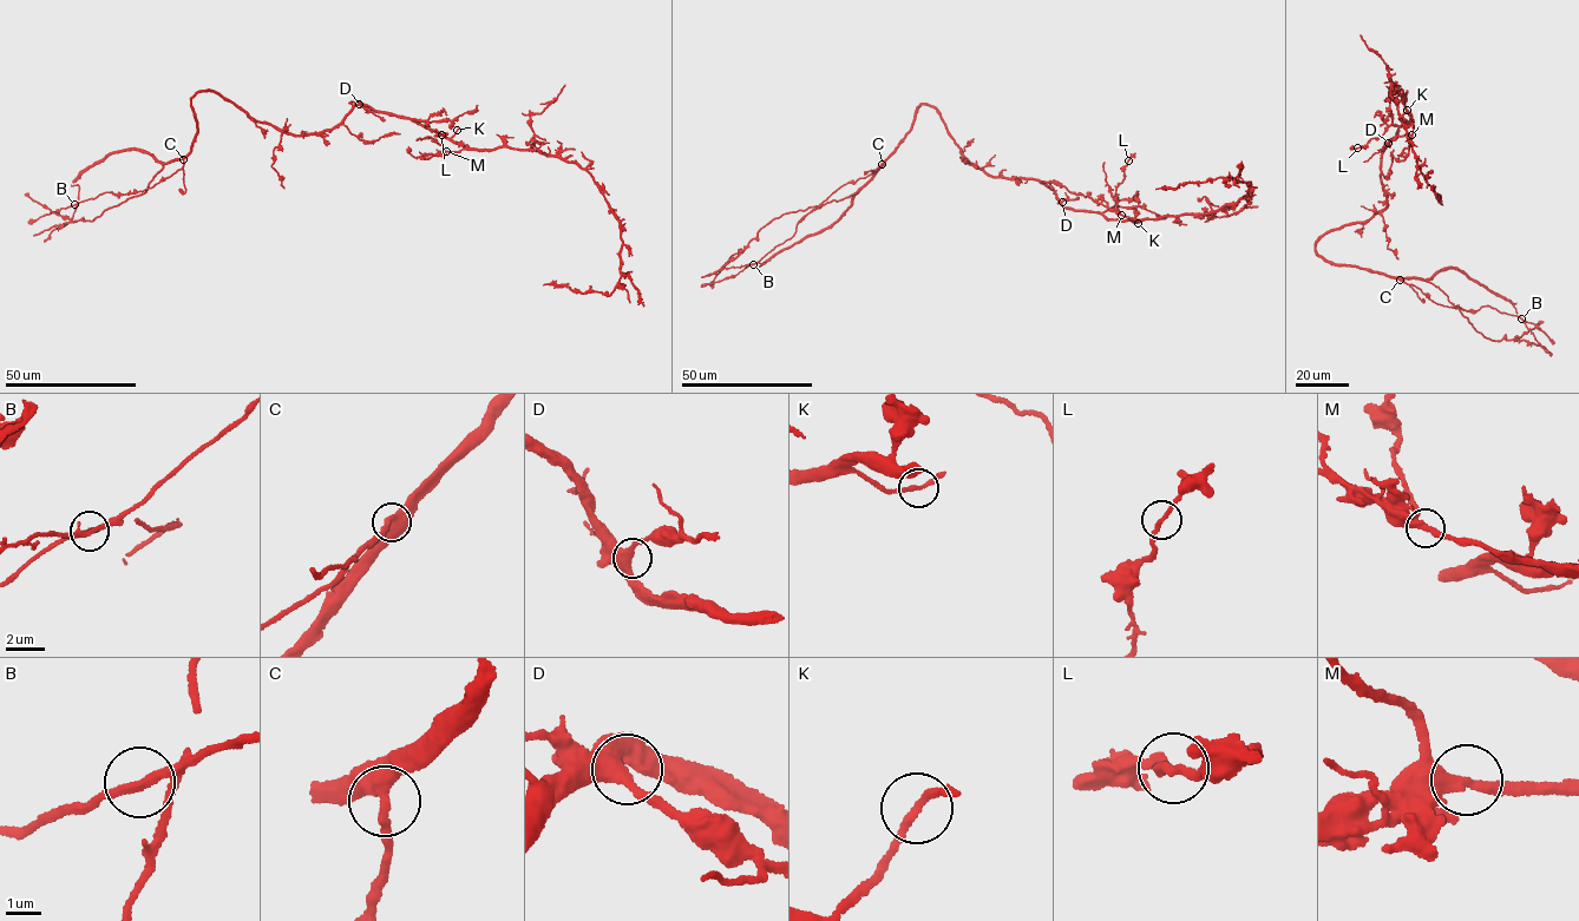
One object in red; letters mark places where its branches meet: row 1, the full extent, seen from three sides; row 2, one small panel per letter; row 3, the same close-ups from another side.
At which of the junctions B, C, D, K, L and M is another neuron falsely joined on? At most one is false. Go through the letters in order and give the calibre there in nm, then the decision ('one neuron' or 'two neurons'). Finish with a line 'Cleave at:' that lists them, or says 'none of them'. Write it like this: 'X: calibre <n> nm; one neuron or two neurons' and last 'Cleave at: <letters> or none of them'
B: calibre 240 nm; one neuron
C: calibre 400 nm; one neuron
D: calibre 400 nm; one neuron
K: calibre 200 nm; one neuron
L: calibre 200 nm; one neuron
M: calibre 360 nm; one neuron
Cleave at: none of them

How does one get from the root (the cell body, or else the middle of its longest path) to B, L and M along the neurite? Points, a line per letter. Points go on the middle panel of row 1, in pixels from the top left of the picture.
B: (1032, 179), (993, 177), (975, 166), (941, 113), (924, 104), (885, 162), (834, 191), (753, 264)
L: (1032, 179), (1050, 188), (1065, 206), (1106, 211), (1113, 208), (1128, 160)
M: (1032, 179), (1050, 188), (1065, 206), (1098, 212), (1108, 219), (1137, 219), (1120, 215)

